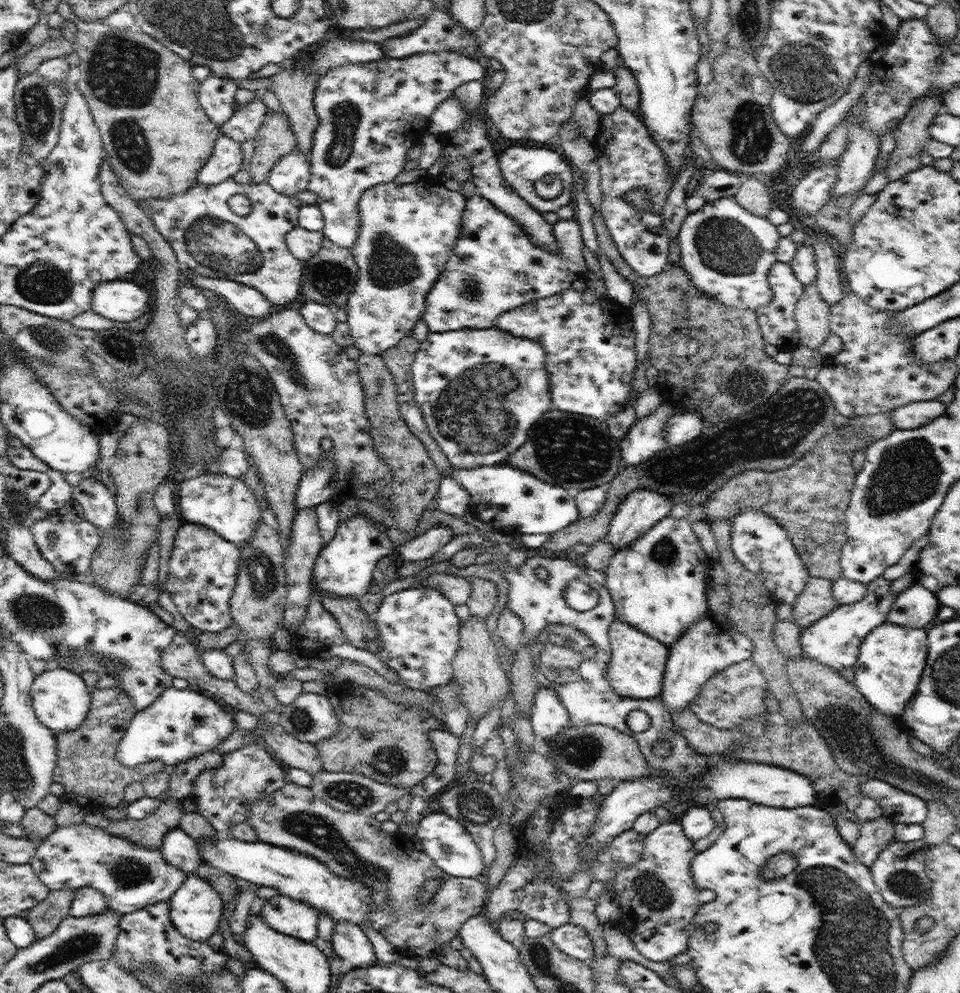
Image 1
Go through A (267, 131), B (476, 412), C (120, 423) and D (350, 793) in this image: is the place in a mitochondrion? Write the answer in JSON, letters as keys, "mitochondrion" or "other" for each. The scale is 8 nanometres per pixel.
{"A":"other","B":"mitochondrion","C":"other","D":"mitochondrion"}

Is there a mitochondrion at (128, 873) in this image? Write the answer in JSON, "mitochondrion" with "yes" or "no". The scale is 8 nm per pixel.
{"mitochondrion":"yes"}

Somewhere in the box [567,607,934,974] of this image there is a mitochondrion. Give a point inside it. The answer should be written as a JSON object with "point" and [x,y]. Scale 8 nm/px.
{"point":[651,891]}

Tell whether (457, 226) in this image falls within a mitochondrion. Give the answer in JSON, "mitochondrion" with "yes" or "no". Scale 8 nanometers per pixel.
{"mitochondrion":"no"}

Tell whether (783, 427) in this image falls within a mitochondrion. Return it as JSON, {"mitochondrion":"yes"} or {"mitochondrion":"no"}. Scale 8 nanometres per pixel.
{"mitochondrion":"yes"}

